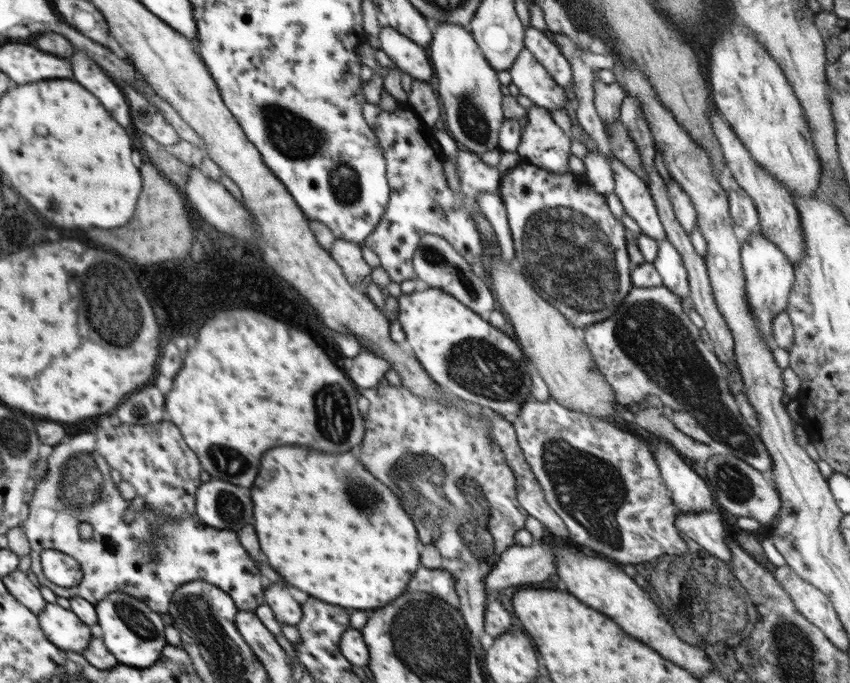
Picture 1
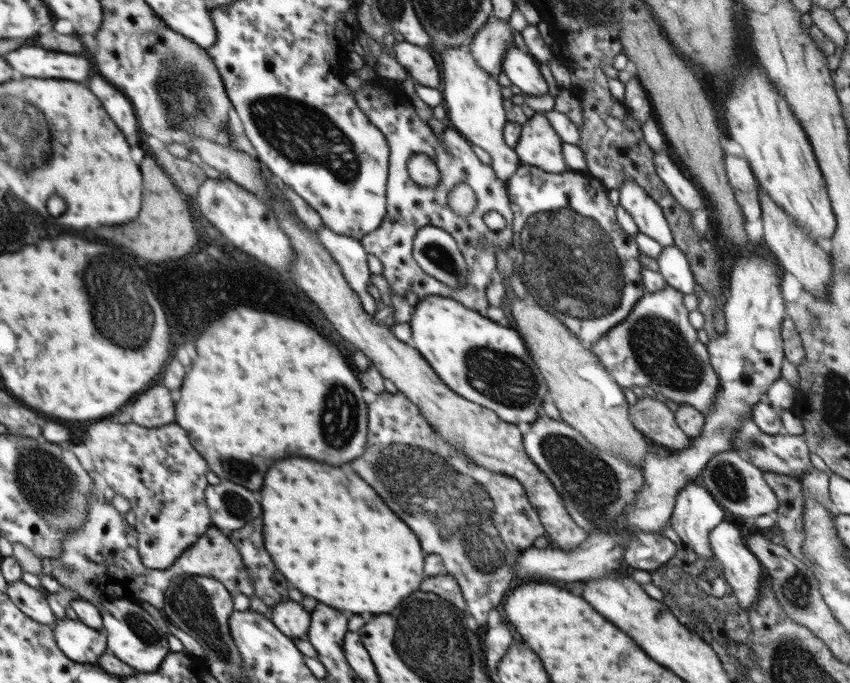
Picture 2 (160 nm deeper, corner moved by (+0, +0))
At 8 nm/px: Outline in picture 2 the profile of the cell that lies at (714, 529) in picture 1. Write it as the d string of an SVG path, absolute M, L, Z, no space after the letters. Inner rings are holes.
M723 521L709 534L709 539L715 552L715 558L722 564L722 574L724 574L725 582L734 590L734 596L738 598L738 602L743 609L751 608L755 602L759 602L761 598L760 583L763 581L765 568L758 561L758 558L746 546L742 539L745 531L742 531L735 524Z

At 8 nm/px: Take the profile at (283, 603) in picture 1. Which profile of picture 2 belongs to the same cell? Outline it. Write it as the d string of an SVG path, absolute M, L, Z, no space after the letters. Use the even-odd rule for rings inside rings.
M292 600L281 602L272 608L270 619L287 637L307 638L311 616L302 604Z

